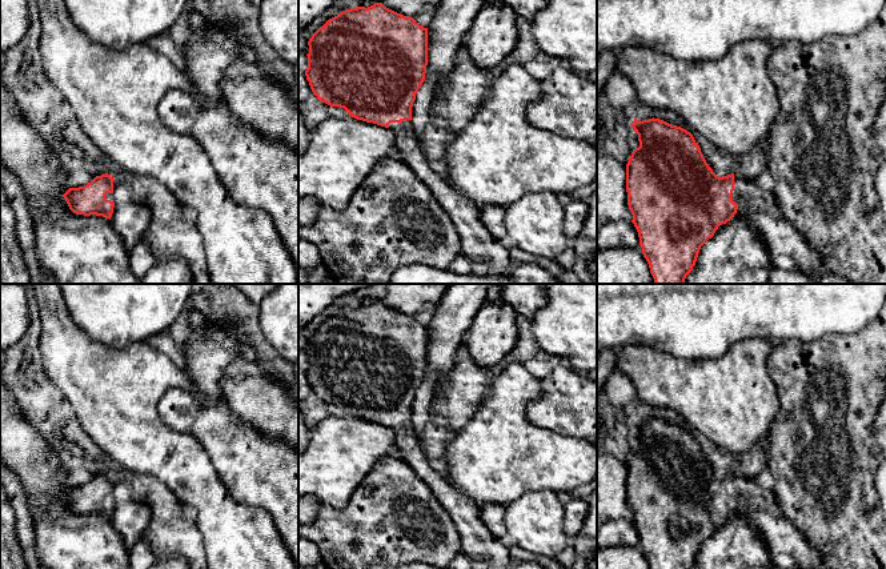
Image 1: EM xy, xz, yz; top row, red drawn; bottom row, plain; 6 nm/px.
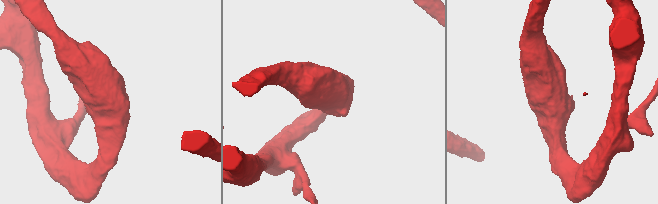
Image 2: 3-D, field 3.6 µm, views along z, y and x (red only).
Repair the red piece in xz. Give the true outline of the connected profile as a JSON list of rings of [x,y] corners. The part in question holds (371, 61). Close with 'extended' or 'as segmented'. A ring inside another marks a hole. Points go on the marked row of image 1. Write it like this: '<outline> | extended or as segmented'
[[[382,3],[340,12],[320,27],[309,39],[308,68],[305,71],[313,95],[330,107],[344,108],[349,116],[389,128],[402,160],[432,191],[436,200],[454,223],[462,255],[469,261],[485,263],[490,273],[512,271],[508,245],[497,240],[478,219],[480,207],[457,192],[434,172],[414,139],[412,107],[421,88],[428,65],[428,28],[413,17],[404,16]]] | extended

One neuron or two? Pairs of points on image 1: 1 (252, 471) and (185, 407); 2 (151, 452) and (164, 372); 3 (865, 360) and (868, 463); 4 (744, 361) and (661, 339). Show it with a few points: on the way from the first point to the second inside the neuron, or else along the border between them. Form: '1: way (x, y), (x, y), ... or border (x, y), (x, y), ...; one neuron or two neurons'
1: way (236, 455), (201, 420); one neuron
2: way (148, 432), (148, 392); one neuron
3: way (862, 385), (862, 437); one neuron
4: border (748, 337), (733, 343), (717, 357), (690, 360); two neurons

